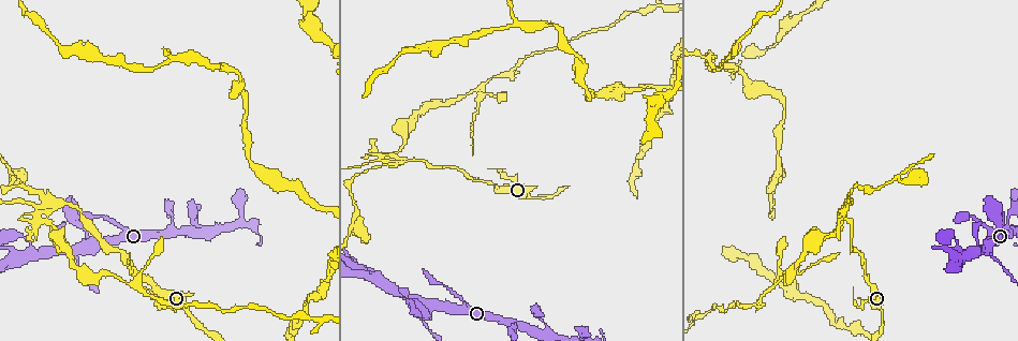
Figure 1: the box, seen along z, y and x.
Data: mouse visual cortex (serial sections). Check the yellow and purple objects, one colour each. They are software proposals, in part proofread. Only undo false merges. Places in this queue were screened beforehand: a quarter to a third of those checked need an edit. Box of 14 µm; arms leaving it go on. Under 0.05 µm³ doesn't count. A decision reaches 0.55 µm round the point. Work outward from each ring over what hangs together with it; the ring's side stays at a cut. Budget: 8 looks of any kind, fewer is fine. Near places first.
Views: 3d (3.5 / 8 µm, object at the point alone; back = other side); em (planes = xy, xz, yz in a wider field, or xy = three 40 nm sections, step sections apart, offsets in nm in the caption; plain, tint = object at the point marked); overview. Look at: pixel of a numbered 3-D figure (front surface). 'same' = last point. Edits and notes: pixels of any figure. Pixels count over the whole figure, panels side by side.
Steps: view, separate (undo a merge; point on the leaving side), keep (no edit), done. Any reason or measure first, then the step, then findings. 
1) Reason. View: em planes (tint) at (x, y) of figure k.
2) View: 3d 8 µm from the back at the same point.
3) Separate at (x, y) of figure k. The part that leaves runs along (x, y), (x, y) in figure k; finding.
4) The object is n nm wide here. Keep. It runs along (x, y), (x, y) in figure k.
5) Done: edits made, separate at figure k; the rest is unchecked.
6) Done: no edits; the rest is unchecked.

Two arms at a narrow angle. View: 3d 8 µm at (51, 206) of figure 1.

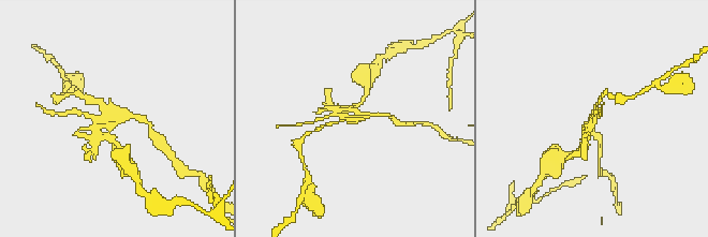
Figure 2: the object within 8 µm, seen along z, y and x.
View: 3d 3.5 µm at (116, 118) of figure 2.

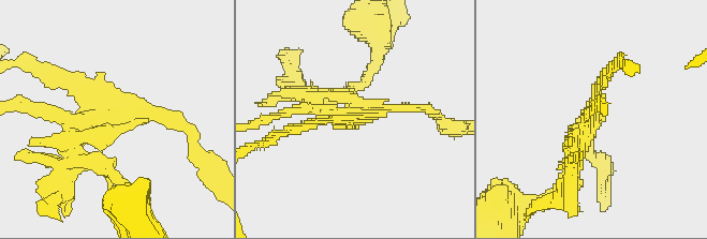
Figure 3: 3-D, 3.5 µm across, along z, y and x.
View: em xy step 2 (tint) at (351, 115) of figure 3.

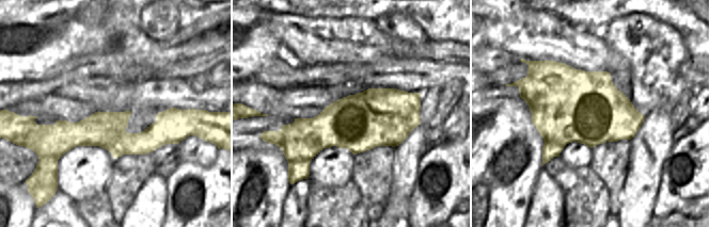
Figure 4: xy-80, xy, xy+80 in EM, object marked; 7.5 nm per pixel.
Keep. It runs along (181, 127), (96, 117), (73, 139), (79, 160) in figure 3; all the same cell.

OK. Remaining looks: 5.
Branch point. View: 3d 3.5 µm at (818, 238) of figure 1.

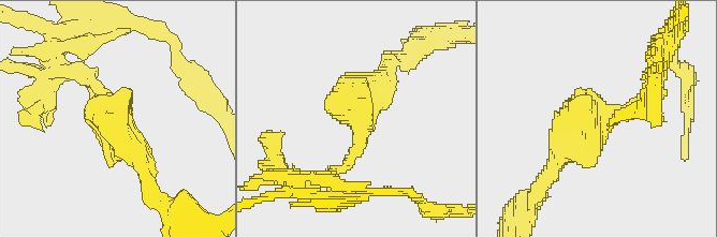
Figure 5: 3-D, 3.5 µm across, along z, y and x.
View: em planes (tint) at (361, 122) of figure 5.

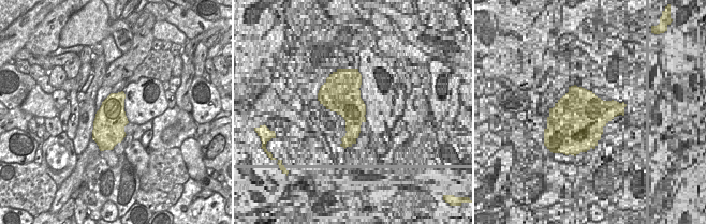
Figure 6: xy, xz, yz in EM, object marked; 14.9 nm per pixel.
Keep. All the same cell.

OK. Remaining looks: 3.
Four-way junction. View: 3d 3.5 µm from the back at (130, 283) of figure 1.

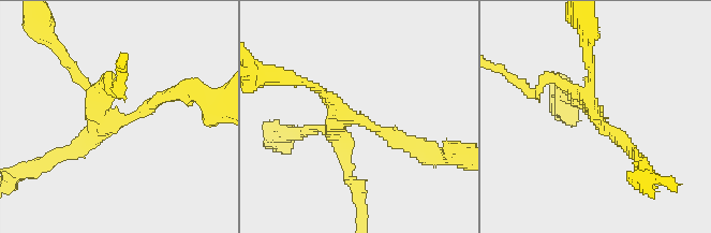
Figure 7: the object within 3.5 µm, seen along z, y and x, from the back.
4 arms meet here; the arms are 150, 150, 150, 200 nm wide; now the EM. View: em planes (tint) at (599, 124) of figure 7.

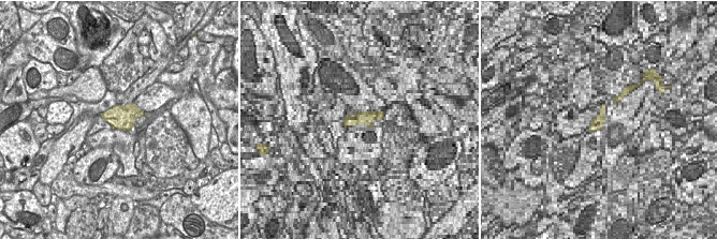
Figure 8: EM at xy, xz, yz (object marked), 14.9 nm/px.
Keep. It runs along (172, 91), (62, 155) in figure 7; continuous, no second cell.

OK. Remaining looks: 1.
Done: no edits; the rest is unchecked.

